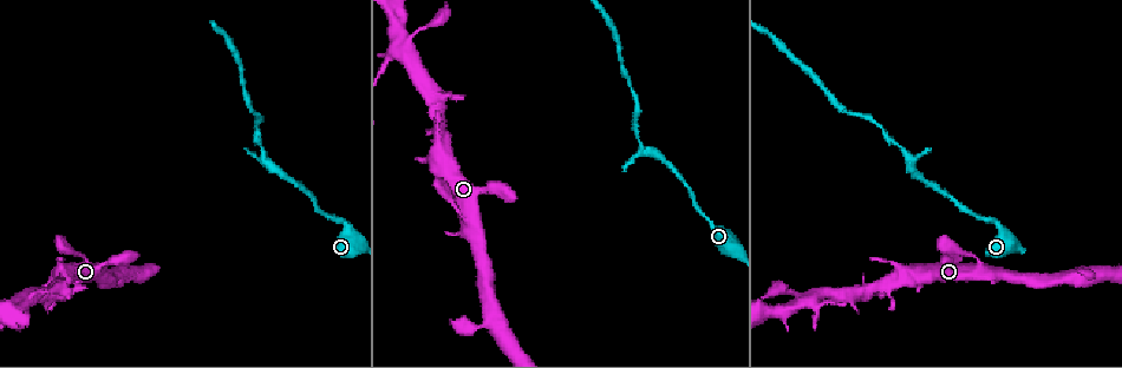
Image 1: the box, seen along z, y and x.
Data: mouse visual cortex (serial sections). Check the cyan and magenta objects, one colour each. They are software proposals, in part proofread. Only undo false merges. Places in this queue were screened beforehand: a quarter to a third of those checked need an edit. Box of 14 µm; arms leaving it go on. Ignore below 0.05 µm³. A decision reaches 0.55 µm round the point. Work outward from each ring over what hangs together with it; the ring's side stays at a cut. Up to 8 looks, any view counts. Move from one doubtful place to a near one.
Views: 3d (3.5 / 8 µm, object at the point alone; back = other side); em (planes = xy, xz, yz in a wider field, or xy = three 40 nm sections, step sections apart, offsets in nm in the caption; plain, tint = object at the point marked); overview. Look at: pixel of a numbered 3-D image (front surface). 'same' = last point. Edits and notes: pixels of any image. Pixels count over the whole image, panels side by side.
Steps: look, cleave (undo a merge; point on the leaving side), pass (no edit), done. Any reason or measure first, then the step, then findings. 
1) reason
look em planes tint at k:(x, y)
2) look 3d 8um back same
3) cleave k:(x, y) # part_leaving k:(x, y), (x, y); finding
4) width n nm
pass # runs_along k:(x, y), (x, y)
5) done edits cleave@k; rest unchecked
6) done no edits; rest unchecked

a fork
look 3d 3.5um at 1:(862, 293)

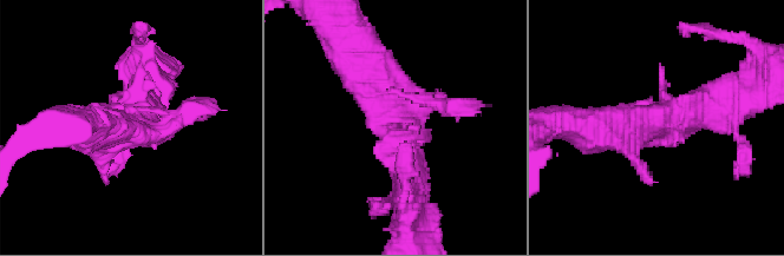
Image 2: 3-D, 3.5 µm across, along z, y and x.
look em xy step 5 tint at 2:(659, 123)

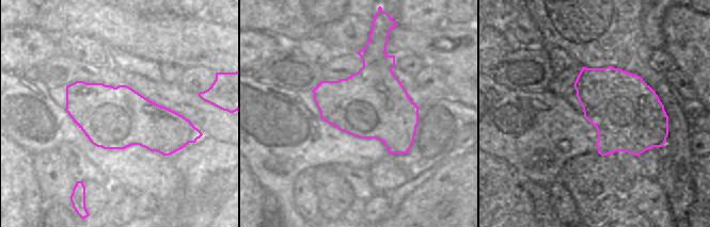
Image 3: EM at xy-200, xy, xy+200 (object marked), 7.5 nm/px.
pass # runs_along 2:(410, 192), (399, 120), (352, 60); one cell here

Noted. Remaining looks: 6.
thick turns thin
look 3d 3.5um at 1:(996, 220)

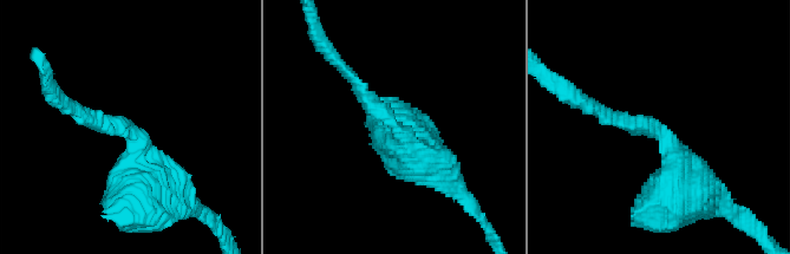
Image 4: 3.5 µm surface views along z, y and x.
look em planes tint at 4:(120, 124)

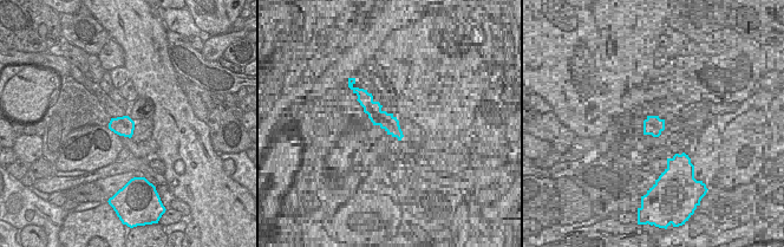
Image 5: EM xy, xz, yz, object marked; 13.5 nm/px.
pass # runs_along 4:(668, 190), (666, 139), (596, 111); all the same cell

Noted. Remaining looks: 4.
sudden change in width
look 3d 3.5um at 1:(908, 157)

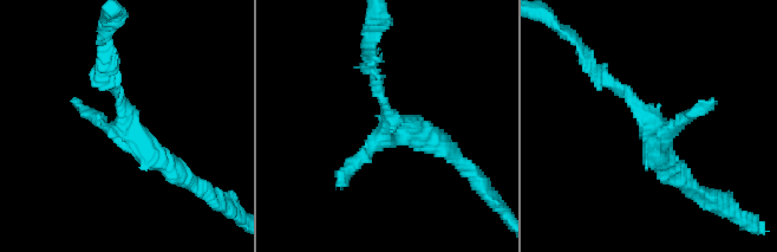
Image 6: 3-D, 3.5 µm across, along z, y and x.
look em xy step 3 tint at 6:(392, 117)

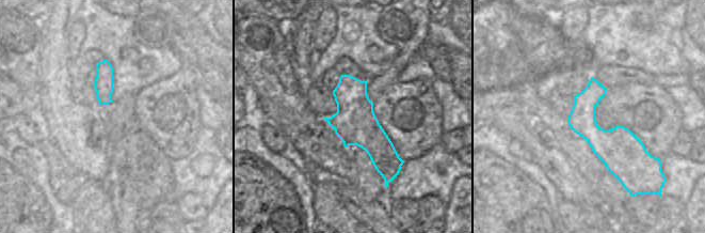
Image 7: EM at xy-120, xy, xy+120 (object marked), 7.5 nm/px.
width 320 nm
pass # runs_along 7:(343, 77), (388, 176); all the same cell

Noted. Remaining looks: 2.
done no edits; rest unchecked

